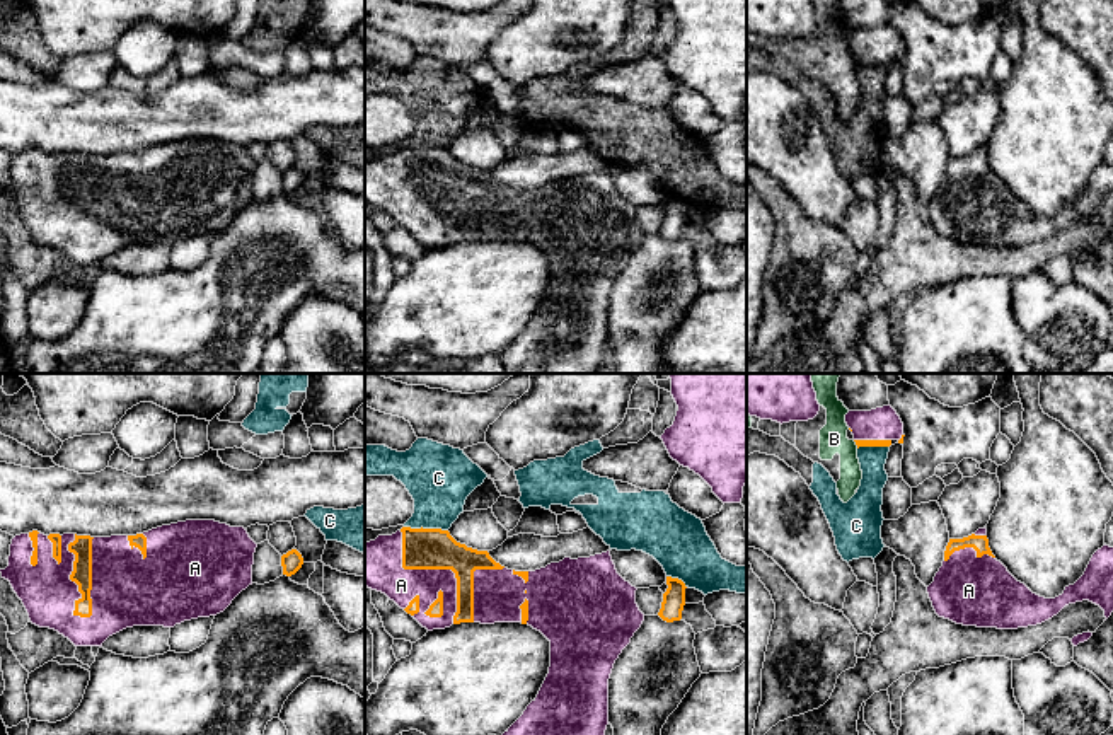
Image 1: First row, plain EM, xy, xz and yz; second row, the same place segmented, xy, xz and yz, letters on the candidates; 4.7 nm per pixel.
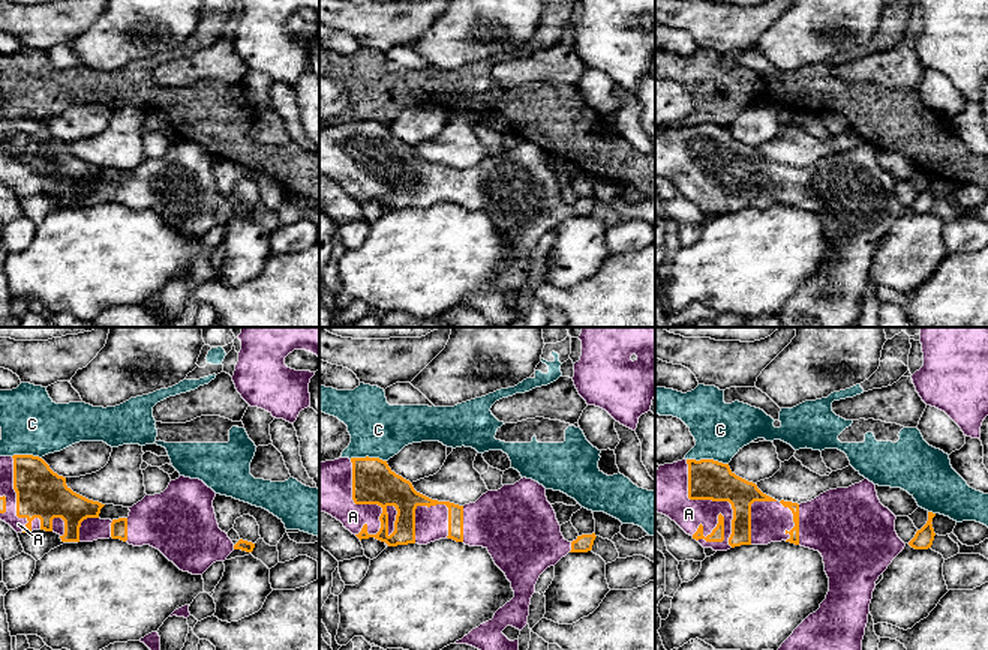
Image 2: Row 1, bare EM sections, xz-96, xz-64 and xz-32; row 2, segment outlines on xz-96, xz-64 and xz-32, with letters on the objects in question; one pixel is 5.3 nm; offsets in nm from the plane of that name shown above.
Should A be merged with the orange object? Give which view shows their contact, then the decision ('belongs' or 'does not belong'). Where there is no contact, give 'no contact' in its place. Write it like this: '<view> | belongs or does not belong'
xy | belongs

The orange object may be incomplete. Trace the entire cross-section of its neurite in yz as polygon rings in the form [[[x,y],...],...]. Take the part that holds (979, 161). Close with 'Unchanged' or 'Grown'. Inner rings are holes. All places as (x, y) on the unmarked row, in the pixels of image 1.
[[[983,145],[968,155],[949,157],[943,184],[927,205],[927,211],[939,235],[963,244],[997,247],[1036,244],[1057,234],[1065,223],[1082,218],[1099,223],[1108,237],[1113,230],[1113,165],[1104,162],[1093,172],[1084,193],[1074,203],[1065,205],[1064,211],[1055,217],[1045,217],[1018,200],[995,177]]]. Grown

